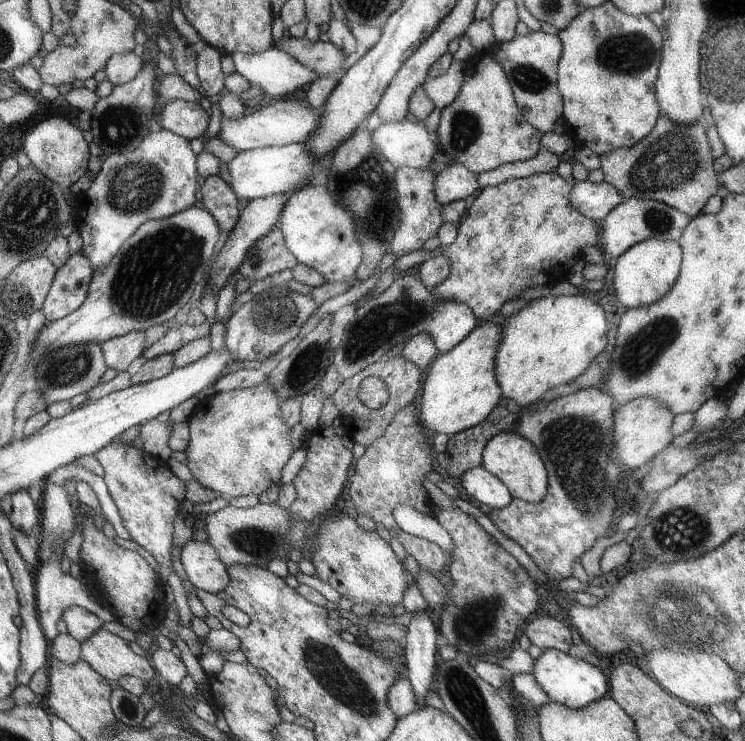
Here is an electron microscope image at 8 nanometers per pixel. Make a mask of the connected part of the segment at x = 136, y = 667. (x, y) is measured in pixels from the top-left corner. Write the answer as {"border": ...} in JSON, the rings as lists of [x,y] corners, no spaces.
{"border":[[[97,630],[83,642],[83,660],[103,678],[117,682],[123,676],[137,676],[149,682],[157,674],[155,664],[135,654],[125,638],[105,630]]]}

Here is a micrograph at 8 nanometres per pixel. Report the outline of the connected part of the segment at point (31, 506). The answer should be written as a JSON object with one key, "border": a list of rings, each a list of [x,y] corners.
{"border":[[[19,488],[17,492],[13,492],[11,504],[13,504],[13,512],[9,514],[9,518],[11,518],[13,526],[19,528],[19,530],[23,530],[25,534],[29,534],[37,542],[39,540],[39,530],[41,530],[43,518],[39,516],[37,504],[31,498],[29,488],[25,488],[25,490]]]}

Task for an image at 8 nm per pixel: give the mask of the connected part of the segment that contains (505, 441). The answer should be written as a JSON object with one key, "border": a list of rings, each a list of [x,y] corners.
{"border":[[[501,432],[485,444],[481,468],[485,468],[495,478],[499,478],[509,488],[509,494],[513,498],[525,500],[529,504],[541,502],[549,490],[549,472],[545,470],[545,464],[541,462],[541,454],[529,440],[513,432]]]}

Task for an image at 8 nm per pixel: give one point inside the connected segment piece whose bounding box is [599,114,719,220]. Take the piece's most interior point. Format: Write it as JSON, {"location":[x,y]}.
{"location":[672,164]}

